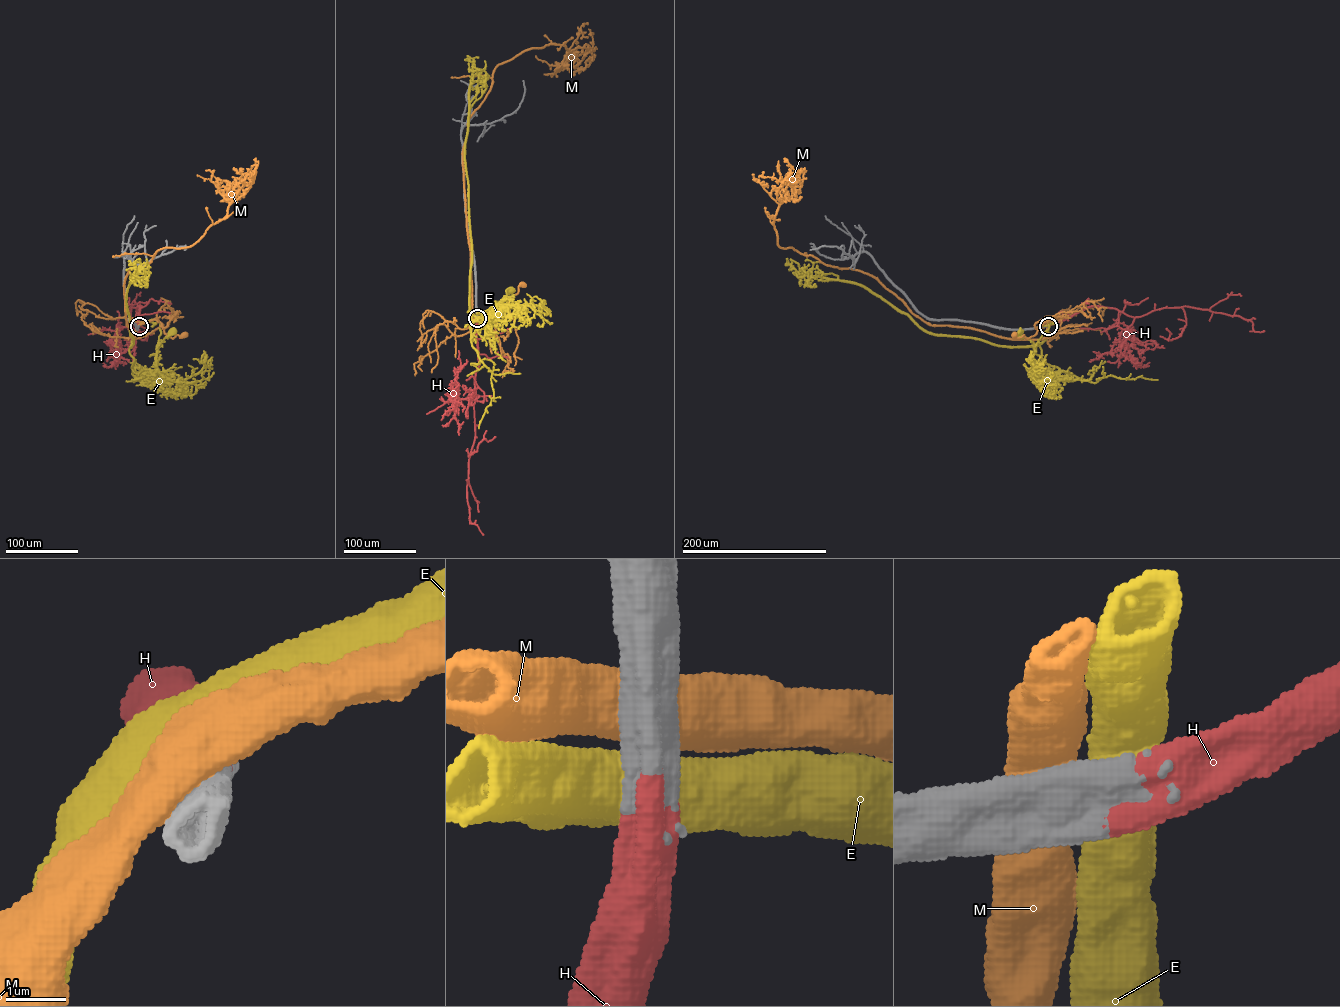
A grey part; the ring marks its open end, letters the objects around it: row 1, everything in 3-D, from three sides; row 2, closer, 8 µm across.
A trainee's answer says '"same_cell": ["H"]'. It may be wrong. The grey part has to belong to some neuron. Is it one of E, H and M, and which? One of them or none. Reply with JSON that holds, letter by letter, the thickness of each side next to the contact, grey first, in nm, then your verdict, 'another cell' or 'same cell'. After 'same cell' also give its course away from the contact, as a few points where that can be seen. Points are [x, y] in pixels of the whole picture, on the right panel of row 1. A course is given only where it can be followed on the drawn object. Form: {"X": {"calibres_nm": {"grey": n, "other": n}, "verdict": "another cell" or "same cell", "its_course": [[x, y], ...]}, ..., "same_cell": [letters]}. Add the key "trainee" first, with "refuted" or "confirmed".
{"trainee": "confirmed", "E": {"calibres_nm": {"grey": 600, "other": 750}, "verdict": "another cell"}, "H": {"calibres_nm": {"grey": 550, "other": 700}, "verdict": "same cell", "its_course": [[1048, 325], [1093, 306], [1115, 308], [1134, 317], [1187, 306], [1250, 319], [1254, 331], [1264, 331]]}, "M": {"calibres_nm": {"grey": 600, "other": 800}, "verdict": "another cell"}, "same_cell": ["H"]}

